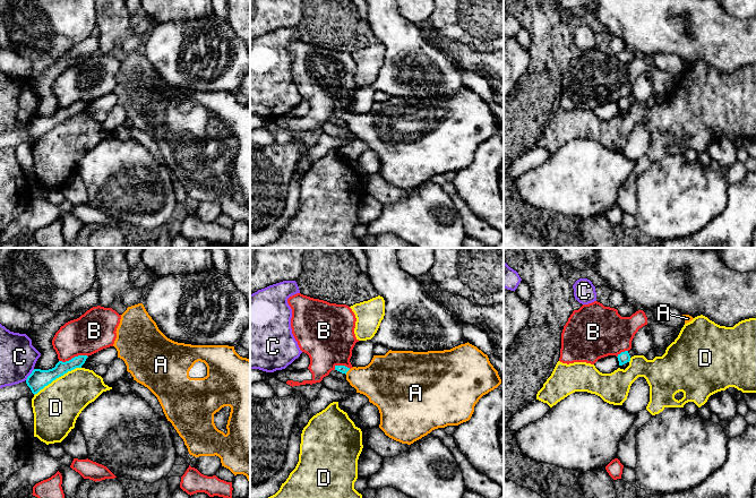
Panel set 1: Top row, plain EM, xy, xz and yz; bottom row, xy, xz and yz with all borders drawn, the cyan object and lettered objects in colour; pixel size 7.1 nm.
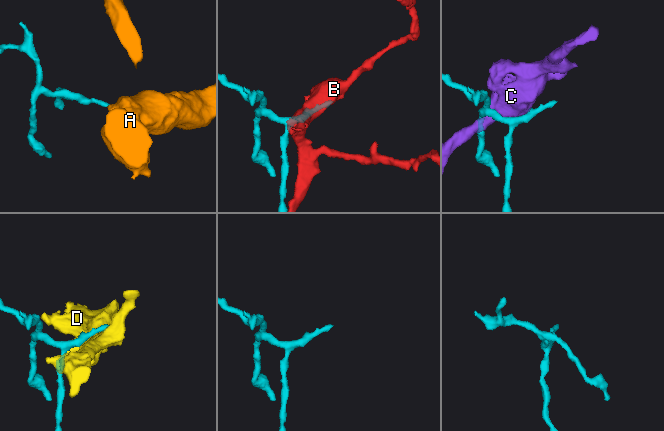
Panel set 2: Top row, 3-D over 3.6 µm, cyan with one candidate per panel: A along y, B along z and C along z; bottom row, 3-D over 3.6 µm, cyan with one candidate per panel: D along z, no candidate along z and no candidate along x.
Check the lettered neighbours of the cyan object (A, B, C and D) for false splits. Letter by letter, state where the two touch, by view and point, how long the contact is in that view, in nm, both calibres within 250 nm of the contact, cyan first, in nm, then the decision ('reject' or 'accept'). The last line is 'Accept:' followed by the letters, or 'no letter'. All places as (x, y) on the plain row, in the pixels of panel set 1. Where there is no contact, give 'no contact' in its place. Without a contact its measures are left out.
A: meets cyan in xz at (348, 117); contact 50 nm long; 60 nm thick on the cyan side, 300 nm on the other; accept
B: meets cyan in xy at (72, 104); contact 220 nm long; 110 nm thick on the cyan side, 280 nm on the other; reject
C: meets cyan in xy at (29, 121); contact 100 nm long; 140 nm thick on the cyan side, 260 nm on the other; reject
D: meets cyan in xy at (57, 123); contact 400 nm long; 140 nm thick on the cyan side, 320 nm on the other; reject
Accept: A

